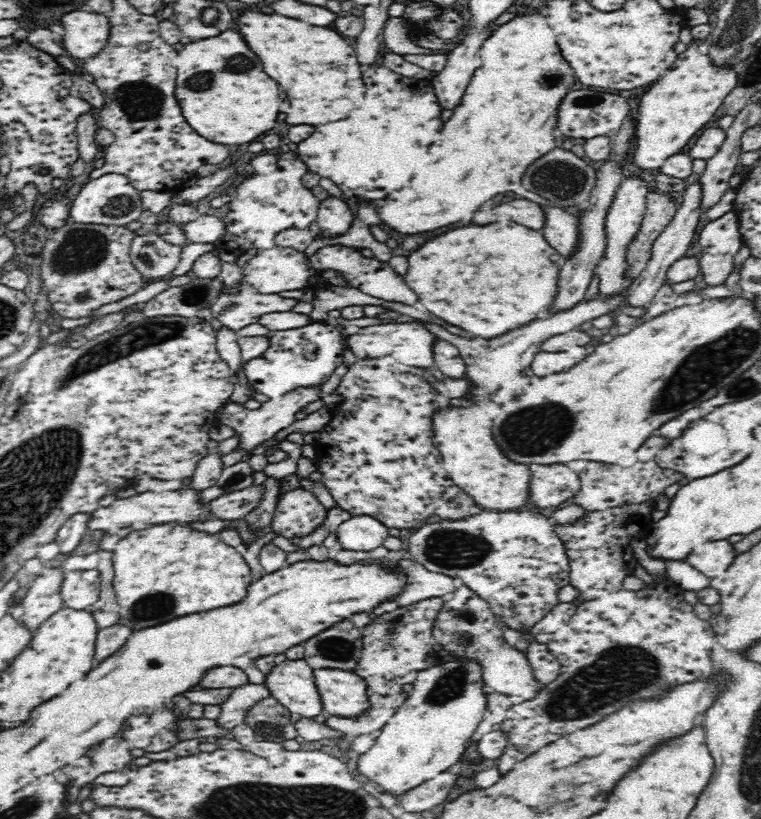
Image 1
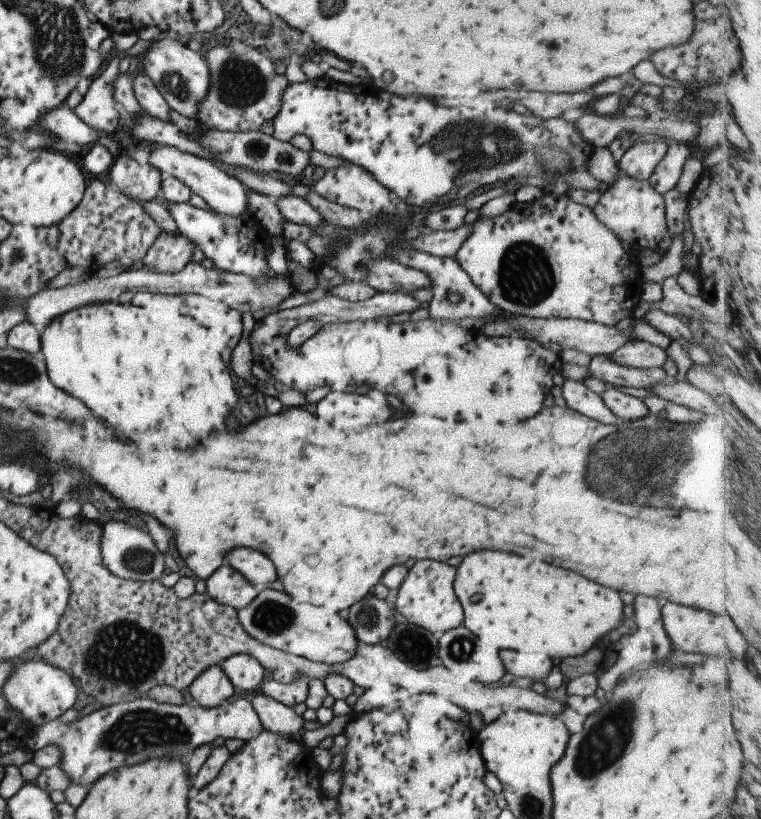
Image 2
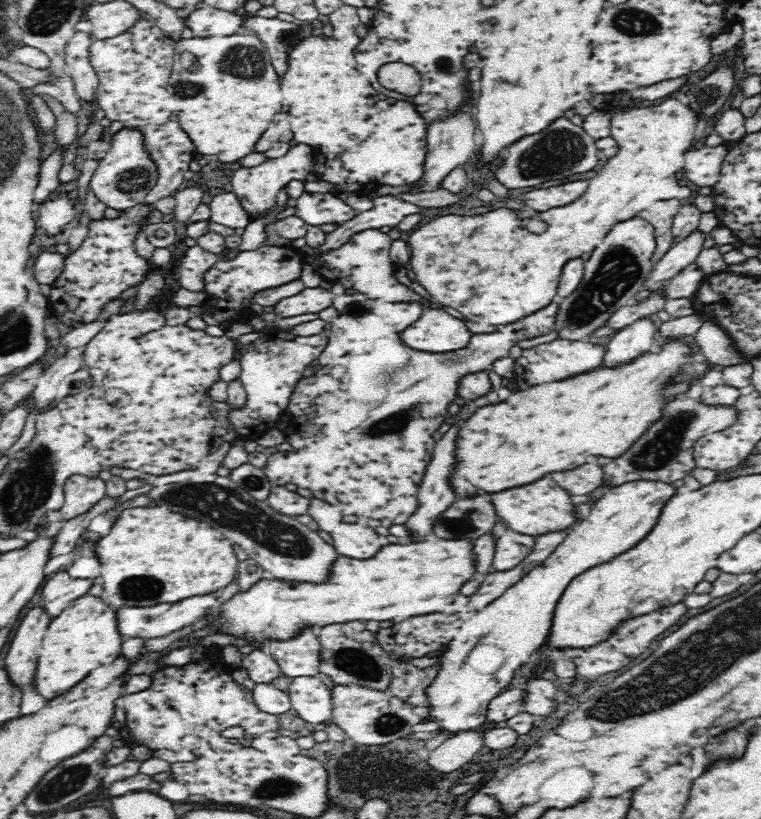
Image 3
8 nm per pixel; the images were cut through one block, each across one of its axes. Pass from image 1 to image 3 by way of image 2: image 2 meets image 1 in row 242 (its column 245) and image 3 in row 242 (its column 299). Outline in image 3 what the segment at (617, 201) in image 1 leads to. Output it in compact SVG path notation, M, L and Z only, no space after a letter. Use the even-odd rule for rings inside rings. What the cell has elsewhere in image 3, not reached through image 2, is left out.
M642 215L617 222L610 229L585 261L580 286L560 304L552 328L559 332L557 340L586 341L616 310L633 303L633 297L644 289L646 278L655 266L651 260L657 247L654 229Z

